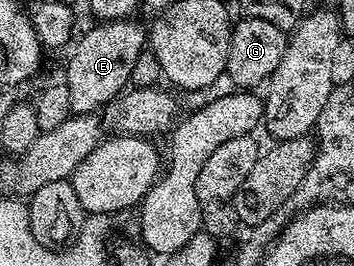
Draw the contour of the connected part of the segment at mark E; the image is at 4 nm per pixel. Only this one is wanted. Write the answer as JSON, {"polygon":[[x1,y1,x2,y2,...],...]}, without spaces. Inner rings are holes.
{"polygon":[[134,17,103,20,95,24,99,26,85,31,84,34,82,31,74,39,70,47,71,55,67,58,65,75,72,115,102,111,102,106,103,109,110,107,128,89,133,76,133,64,137,64,137,56,145,52,149,42,148,27,135,21]]}

